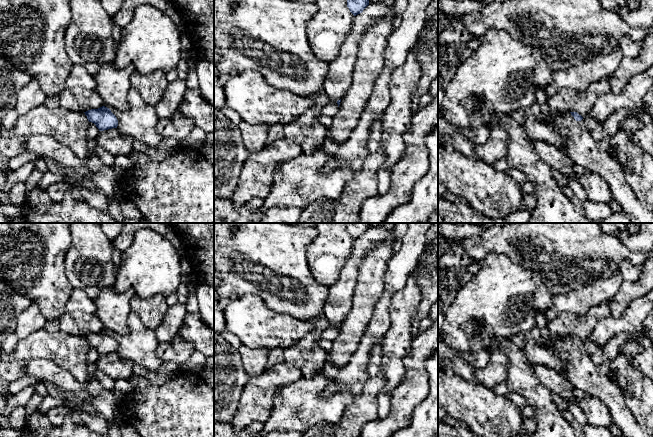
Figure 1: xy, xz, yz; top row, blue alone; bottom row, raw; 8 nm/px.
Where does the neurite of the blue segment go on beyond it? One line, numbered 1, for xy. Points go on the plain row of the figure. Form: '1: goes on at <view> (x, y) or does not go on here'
1: does not go on here

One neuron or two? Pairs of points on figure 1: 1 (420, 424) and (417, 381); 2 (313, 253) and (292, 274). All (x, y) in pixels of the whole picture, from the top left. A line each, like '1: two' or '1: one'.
1: two
2: two

